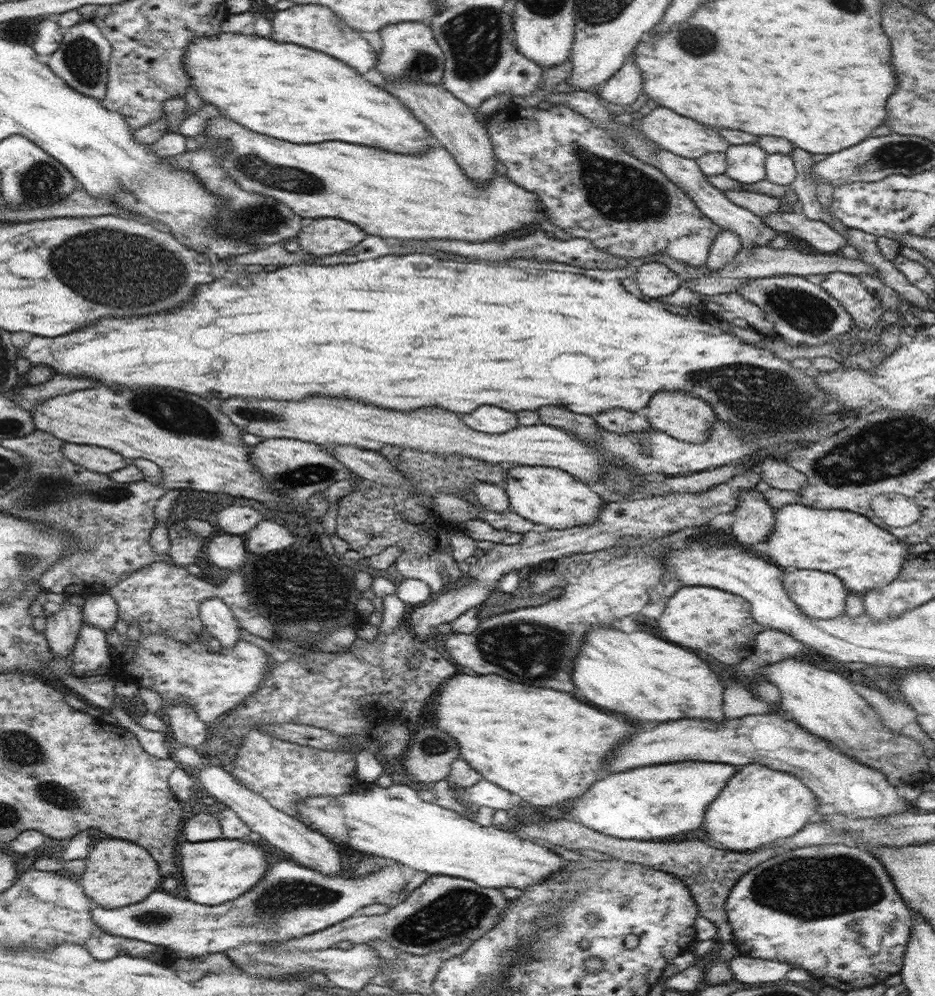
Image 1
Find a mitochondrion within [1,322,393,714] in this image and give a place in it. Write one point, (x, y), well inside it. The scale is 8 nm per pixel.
(47, 491)

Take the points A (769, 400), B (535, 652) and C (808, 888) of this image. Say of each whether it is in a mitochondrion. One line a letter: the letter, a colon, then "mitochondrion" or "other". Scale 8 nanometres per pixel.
A: mitochondrion
B: mitochondrion
C: mitochondrion

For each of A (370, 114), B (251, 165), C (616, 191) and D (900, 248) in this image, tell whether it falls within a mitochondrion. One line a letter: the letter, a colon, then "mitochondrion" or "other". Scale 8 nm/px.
A: other
B: mitochondrion
C: mitochondrion
D: other

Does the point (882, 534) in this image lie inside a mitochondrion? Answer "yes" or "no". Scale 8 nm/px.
no

